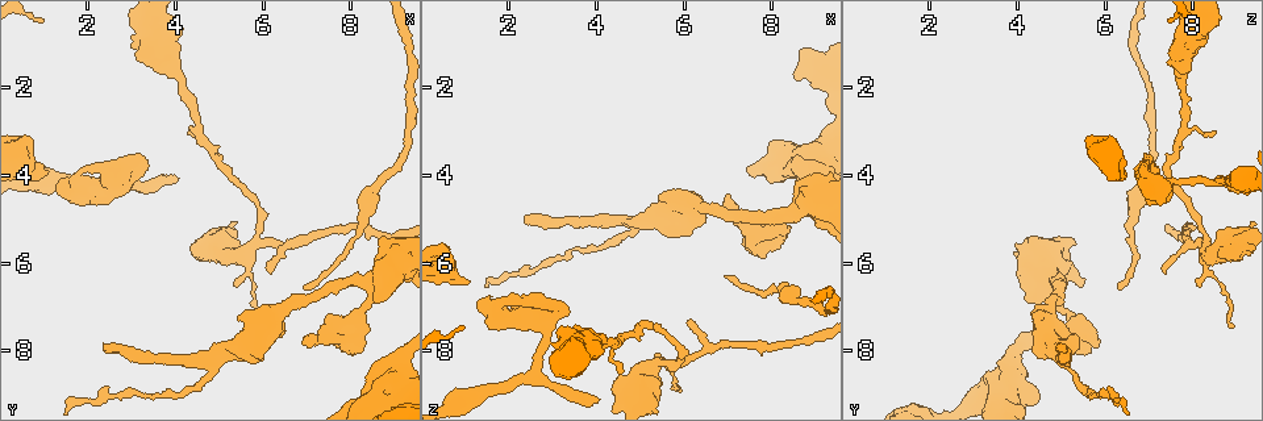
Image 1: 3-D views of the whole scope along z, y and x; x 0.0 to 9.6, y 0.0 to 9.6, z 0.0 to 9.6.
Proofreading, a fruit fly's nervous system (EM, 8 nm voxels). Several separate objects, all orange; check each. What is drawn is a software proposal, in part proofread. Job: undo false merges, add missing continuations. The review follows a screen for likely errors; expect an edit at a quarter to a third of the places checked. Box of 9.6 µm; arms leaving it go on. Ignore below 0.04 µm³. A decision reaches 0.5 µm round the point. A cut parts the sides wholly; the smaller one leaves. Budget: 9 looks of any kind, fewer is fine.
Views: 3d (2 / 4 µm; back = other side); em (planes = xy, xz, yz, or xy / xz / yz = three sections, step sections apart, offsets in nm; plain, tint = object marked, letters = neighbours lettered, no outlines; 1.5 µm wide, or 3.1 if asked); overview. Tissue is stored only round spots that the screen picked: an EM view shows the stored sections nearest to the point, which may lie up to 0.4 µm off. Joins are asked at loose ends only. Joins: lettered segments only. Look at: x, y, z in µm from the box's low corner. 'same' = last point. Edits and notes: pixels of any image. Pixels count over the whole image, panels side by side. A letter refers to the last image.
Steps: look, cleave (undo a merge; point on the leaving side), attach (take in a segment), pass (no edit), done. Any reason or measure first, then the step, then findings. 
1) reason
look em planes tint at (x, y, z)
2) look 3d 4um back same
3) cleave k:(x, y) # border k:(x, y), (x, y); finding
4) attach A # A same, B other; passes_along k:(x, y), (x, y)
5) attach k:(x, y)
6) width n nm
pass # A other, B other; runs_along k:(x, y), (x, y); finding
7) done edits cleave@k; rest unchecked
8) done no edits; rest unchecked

a fork
look 3d 4um at (5.05, 8.10, 5.05)

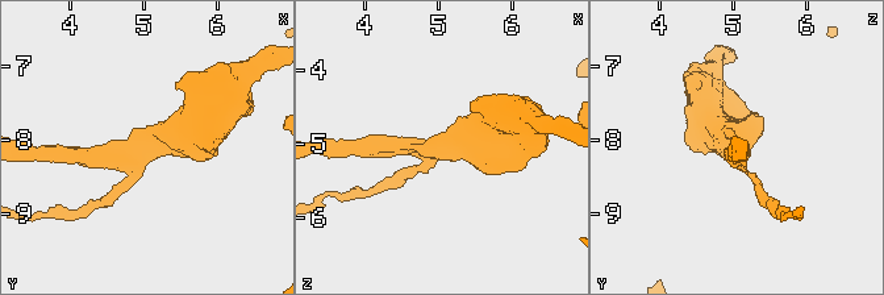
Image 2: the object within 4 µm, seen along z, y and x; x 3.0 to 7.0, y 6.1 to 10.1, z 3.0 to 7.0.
arms 3; need the tissue
look em xy step 4 tint at (5.05, 8.15, 5.10)

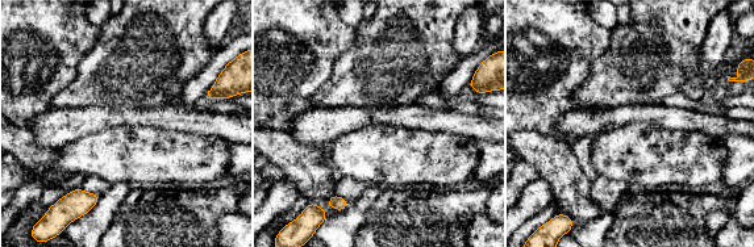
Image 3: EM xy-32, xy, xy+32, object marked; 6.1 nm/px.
cut it another way
look em planes letters same

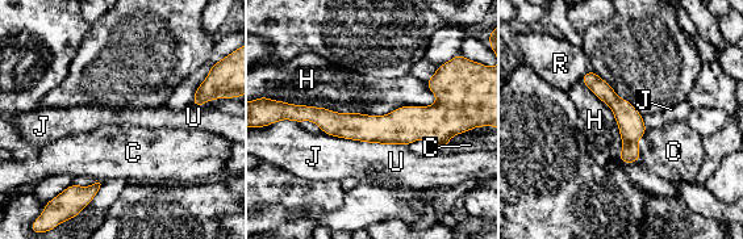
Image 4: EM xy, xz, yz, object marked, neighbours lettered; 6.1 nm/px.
longest_contact H 950 nm
pass # C other, H other, J other, R other, U other; runs_along 4:(295, 110), (338, 125), (451, 118); one cell here

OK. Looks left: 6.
look 3d 4um at (5.95, 5.50, 8.25)

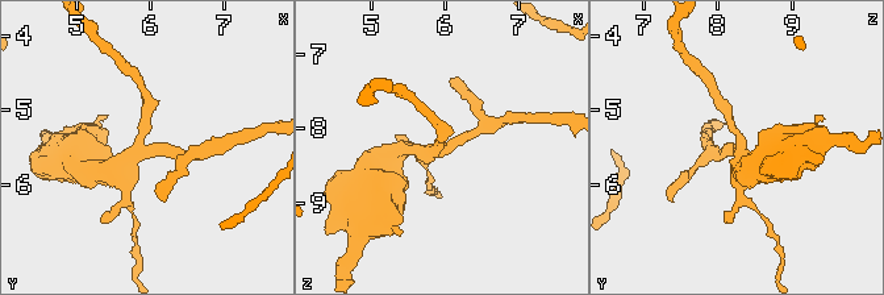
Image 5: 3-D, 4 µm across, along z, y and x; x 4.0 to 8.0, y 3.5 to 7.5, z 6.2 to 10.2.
need the tissue
look em xz step 4 letters at (5.85, 5.50, 8.30)

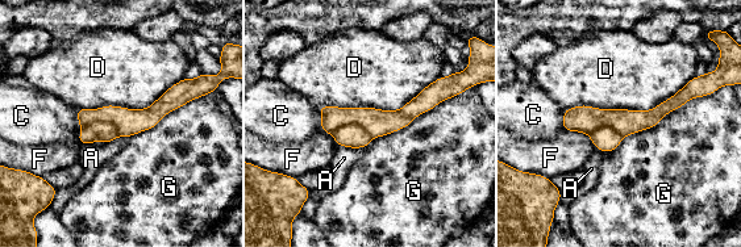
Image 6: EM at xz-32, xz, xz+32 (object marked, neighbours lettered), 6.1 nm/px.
cleave 6:(128, 122) # A other, C other, D other, F other, G other; part_leaving 6:(690, 86), (650, 118), (565, 122); a second cell is stuck on

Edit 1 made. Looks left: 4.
branch stops here
look 3d 2um back at (2.35, 7.85, 5.00)

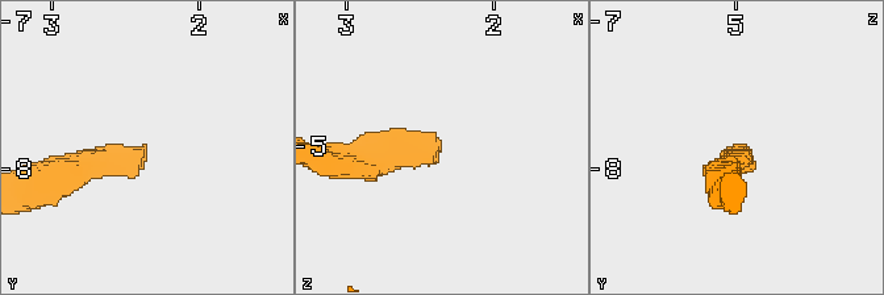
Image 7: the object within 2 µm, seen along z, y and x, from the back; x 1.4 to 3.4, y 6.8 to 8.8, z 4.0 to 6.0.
look em planes plain at (2.38, 7.84, 4.98)

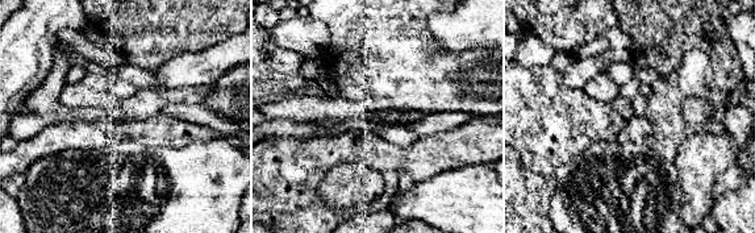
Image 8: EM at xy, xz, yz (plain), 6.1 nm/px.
what lies round it
look em planes letters same

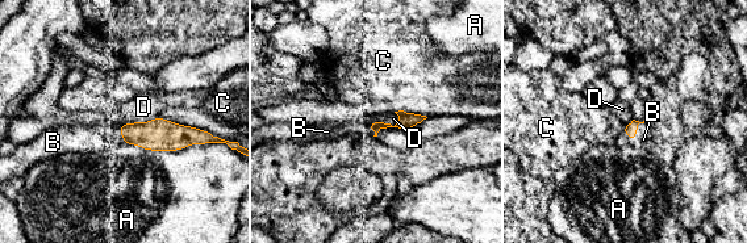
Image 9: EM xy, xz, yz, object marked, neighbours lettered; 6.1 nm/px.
attach B # A other, B same, C other, D other; the cell continues

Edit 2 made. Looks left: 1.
done edits cleave@6, attach@9; rest unchecked

